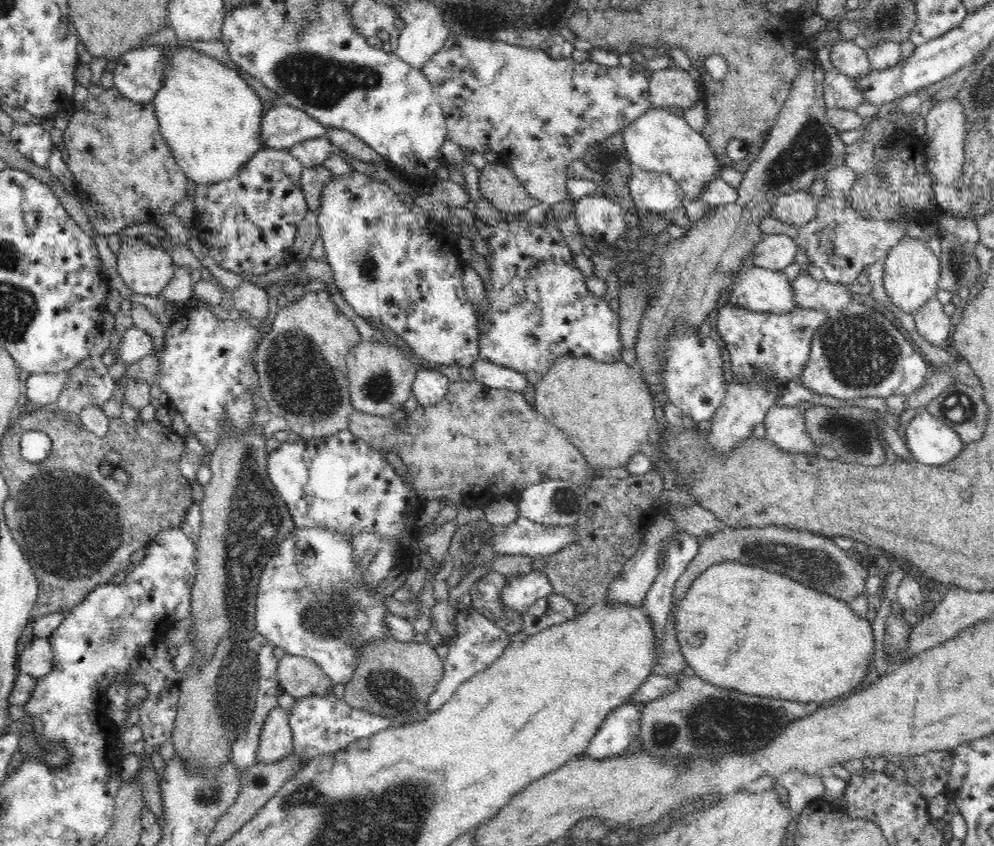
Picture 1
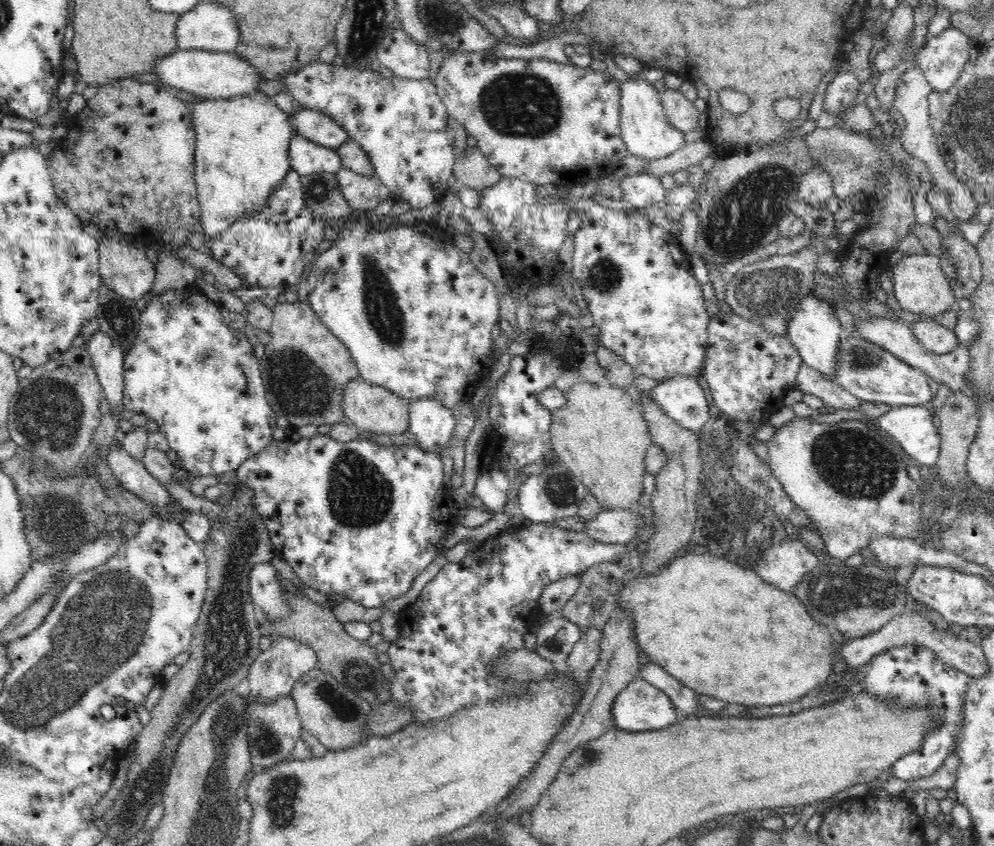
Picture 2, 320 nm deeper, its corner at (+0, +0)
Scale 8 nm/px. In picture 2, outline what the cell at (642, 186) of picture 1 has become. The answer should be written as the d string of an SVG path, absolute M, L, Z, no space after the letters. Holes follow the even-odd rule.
M646 172L635 174L620 180L623 198L637 209L656 206L664 199L667 192L663 189L659 178Z

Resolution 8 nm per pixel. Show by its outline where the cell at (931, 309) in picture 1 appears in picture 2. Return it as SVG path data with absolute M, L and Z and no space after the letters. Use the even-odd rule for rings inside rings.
M934 321L912 323L910 328L927 351L947 353L959 345L953 329L946 328Z

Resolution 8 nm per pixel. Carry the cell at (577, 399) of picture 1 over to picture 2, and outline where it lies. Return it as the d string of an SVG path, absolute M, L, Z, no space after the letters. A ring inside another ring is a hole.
M581 380L575 383L566 394L566 403L561 408L558 408L556 412L552 412L552 422L551 422L551 441L553 451L559 456L561 465L566 467L573 475L576 475L580 478L583 484L587 487L587 490L597 501L601 504L604 511L608 509L637 509L638 500L642 496L642 478L646 474L646 465L644 464L644 458L648 448L653 443L650 436L649 426L643 417L643 414L640 413L638 405L632 401L630 395L626 390L622 390L617 386L612 386L609 383L599 383L592 384L587 380Z

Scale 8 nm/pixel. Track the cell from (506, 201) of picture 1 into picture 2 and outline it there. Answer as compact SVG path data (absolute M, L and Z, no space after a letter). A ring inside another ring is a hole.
M469 146L465 151L456 151L453 172L458 183L476 191L494 186L502 178L482 151Z

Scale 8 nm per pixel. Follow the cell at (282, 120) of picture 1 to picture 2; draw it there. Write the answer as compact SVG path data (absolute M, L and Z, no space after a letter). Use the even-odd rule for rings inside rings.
M302 109L290 116L292 130L315 144L329 149L340 148L349 140L348 133L326 114L311 109Z

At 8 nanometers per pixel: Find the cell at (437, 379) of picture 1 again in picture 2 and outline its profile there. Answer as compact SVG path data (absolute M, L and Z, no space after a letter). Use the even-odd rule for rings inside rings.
M418 398L409 403L409 432L426 453L440 453L454 435L452 410L435 398Z

